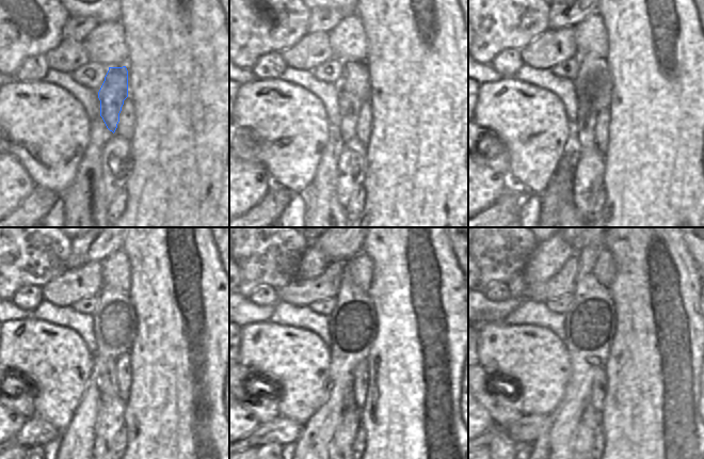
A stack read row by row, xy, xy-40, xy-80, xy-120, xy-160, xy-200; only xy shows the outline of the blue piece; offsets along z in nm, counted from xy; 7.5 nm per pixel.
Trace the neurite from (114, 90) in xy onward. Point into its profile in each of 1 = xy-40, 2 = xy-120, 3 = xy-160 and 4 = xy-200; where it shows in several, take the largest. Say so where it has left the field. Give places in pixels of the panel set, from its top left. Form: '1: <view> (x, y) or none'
1: xy-40 (350, 106)
2: xy-120 (107, 380)
3: xy-160 (349, 404)
4: xy-200 (590, 417)

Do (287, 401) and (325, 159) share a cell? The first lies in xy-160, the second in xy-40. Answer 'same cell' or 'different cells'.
different cells

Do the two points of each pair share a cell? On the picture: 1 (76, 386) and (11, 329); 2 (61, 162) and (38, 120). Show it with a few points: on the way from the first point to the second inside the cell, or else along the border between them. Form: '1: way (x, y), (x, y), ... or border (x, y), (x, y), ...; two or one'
1: way (58, 368), (24, 343); one
2: way (50, 152), (48, 130); one

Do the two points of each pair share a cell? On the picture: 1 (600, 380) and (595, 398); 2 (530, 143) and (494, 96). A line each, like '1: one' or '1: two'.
1: one
2: one

